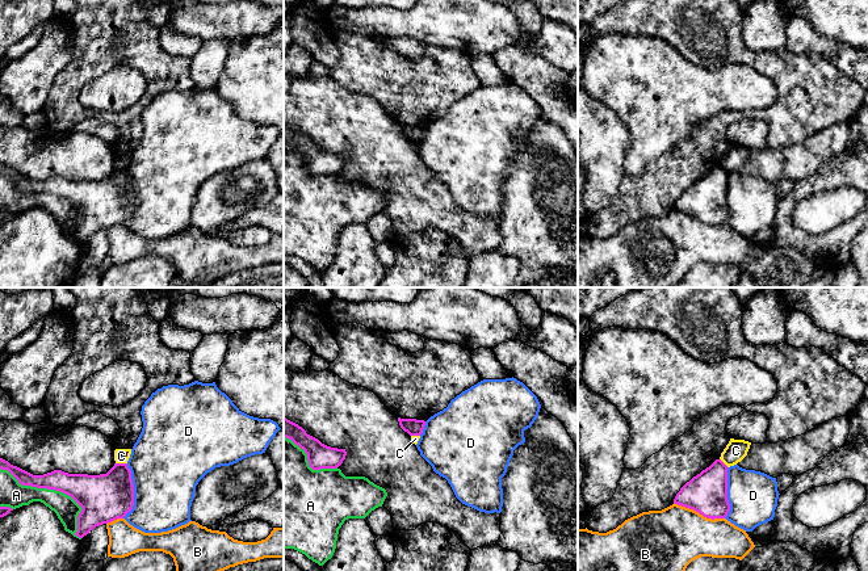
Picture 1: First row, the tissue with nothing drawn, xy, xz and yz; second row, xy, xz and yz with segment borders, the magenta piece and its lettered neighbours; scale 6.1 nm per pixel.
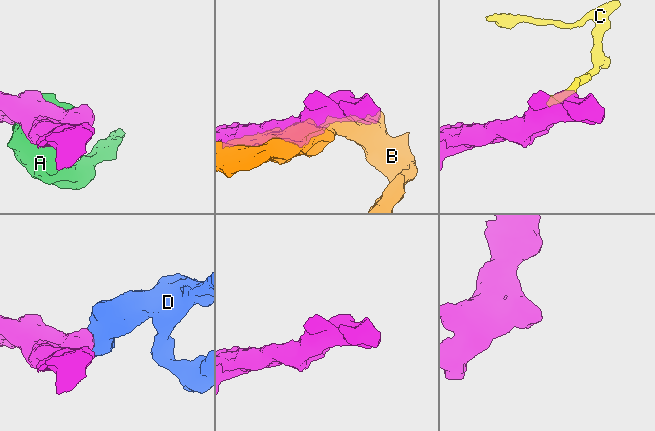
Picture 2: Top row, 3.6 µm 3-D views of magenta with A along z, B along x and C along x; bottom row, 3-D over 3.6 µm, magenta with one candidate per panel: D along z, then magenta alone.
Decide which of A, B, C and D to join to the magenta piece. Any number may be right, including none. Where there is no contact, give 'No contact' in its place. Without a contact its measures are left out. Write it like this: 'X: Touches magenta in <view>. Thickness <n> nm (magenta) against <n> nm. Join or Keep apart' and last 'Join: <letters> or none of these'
A: Touches magenta in xy. Thickness 240 nm (magenta) against 150 nm. Keep apart
B: Touches magenta in yz. Thickness 260 nm (magenta) against 380 nm. Keep apart
C: Touches magenta in xy. Thickness 300 nm (magenta) against 100 nm. Keep apart
D: Touches magenta in xy. Thickness 300 nm (magenta) against 440 nm. Keep apart
Join: none of these

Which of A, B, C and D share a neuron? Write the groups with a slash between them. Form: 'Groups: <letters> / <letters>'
Groups: A / B / C / D

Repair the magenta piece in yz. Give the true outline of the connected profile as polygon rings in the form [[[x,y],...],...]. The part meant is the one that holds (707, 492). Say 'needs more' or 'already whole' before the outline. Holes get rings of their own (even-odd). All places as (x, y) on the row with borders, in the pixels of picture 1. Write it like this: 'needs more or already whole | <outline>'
already whole | [[[716,459],[680,488],[674,504],[693,509],[706,518],[725,518],[730,511],[727,466]]]

